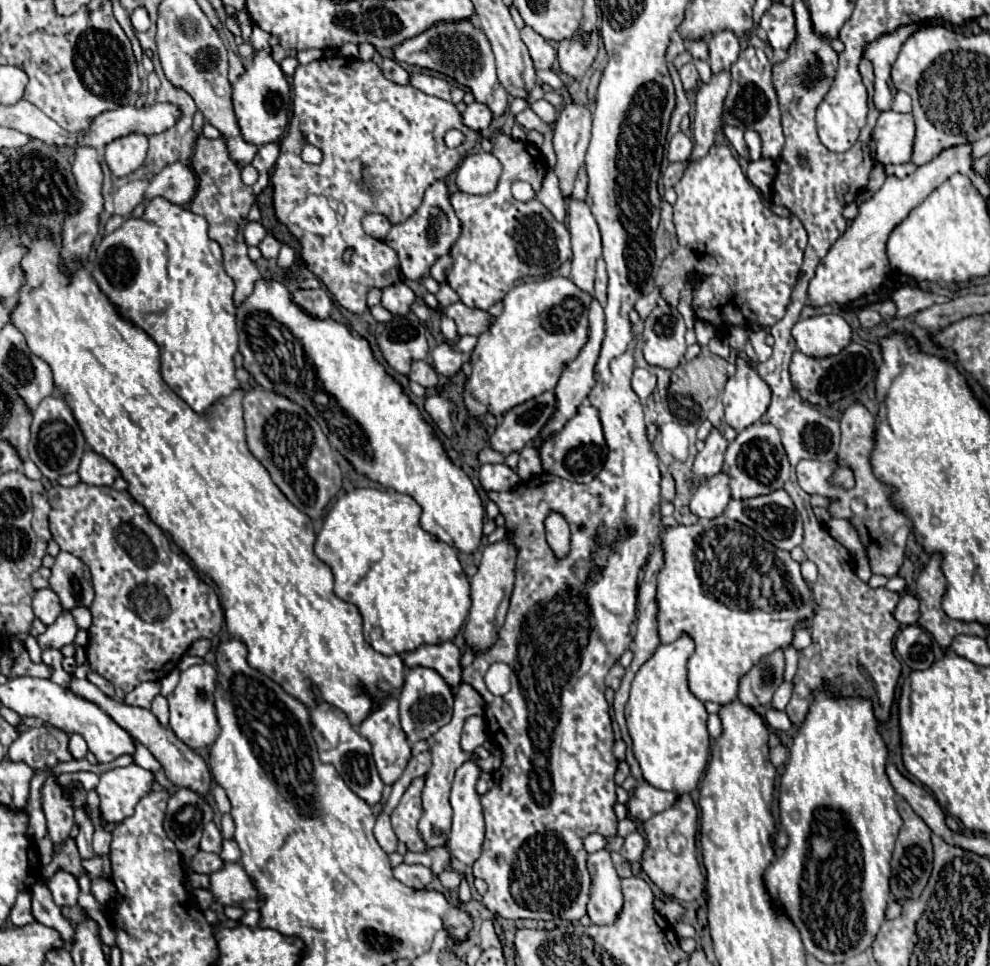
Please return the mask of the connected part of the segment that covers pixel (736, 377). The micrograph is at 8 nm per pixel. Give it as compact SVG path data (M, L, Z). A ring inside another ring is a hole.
M736 357L736 373L732 377L728 377L726 387L722 391L722 405L724 405L724 423L734 427L736 431L742 431L744 427L756 423L768 409L770 403L770 387L768 383L756 373L756 369L752 367L752 363L744 357Z

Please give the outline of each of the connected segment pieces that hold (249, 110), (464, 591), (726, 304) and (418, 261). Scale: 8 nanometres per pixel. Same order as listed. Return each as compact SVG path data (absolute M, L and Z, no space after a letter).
M252 27L252 47L256 49L256 55L246 69L244 75L232 85L232 101L234 101L234 113L242 131L242 137L248 143L264 145L270 141L280 141L286 133L288 125L288 113L290 113L290 85L280 69L280 65L270 57L270 33L262 31L260 27Z
M354 489L344 493L324 517L314 553L334 573L334 595L354 603L364 619L366 641L382 655L400 655L428 643L452 641L470 609L470 583L454 547L438 541L420 527L420 505L404 493Z
M714 145L702 161L692 163L674 185L674 191L678 195L674 205L674 225L680 245L662 261L656 275L656 285L662 287L662 297L676 307L684 283L692 277L694 313L698 319L714 323L718 331L726 325L746 327L756 323L768 329L778 323L786 311L802 265L802 253L806 247L806 231L802 223L794 215L778 217L762 203L758 189L742 173L736 157L726 145Z
M434 181L426 193L422 205L416 209L416 213L400 223L394 225L386 237L386 243L398 253L400 257L400 269L408 281L422 281L430 275L430 267L446 253L450 253L452 245L458 241L462 231L460 219L454 215L454 209L450 207L450 193L444 181Z

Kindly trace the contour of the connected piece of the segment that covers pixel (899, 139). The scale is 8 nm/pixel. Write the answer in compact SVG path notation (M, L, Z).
M884 111L872 131L870 154L873 159L888 163L908 163L914 145L914 117L912 113Z

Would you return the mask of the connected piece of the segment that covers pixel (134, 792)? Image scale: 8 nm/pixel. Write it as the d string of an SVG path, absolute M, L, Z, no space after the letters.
M122 767L100 775L96 787L100 795L100 813L106 823L122 821L134 813L136 803L152 791L152 787L132 787L132 777L122 777Z

